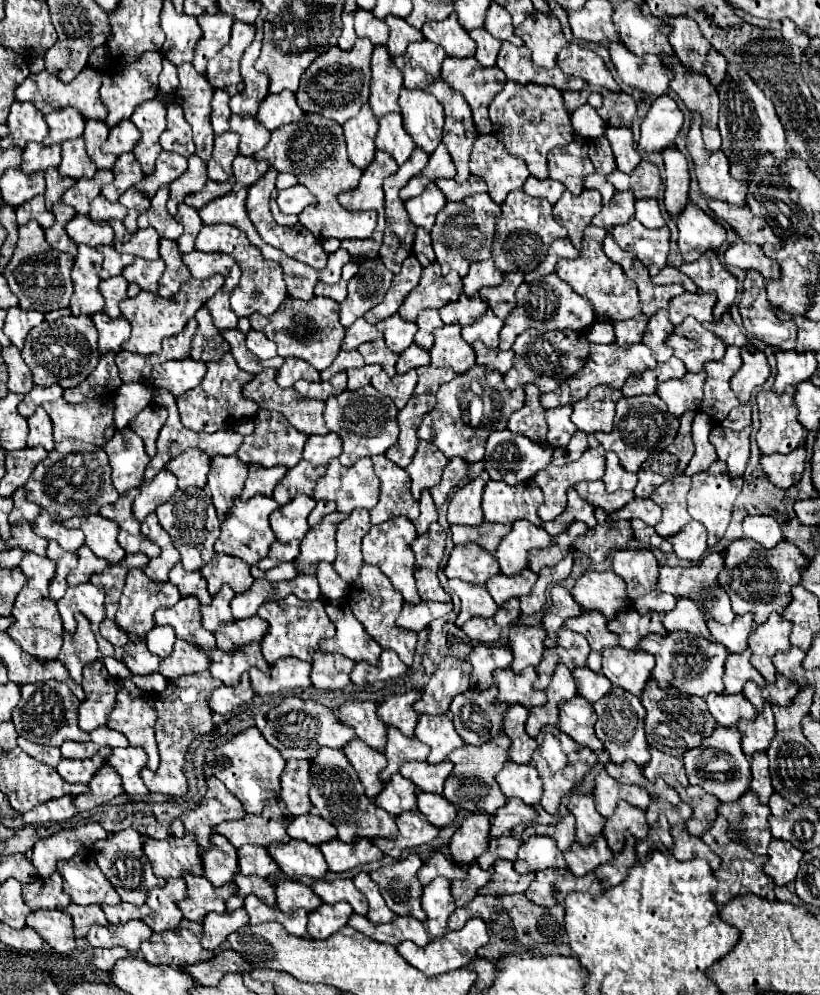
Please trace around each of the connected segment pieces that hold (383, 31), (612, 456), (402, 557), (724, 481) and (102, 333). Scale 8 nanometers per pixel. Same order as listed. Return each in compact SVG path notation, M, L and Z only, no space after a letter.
M358 9L354 13L354 29L358 37L366 37L372 45L386 45L388 41L388 25L374 17L374 13Z
M606 453L606 473L602 477L608 491L618 489L634 489L636 487L636 473L626 473L622 469L616 453Z
M394 517L382 525L374 525L368 535L362 539L362 555L364 555L364 563L366 565L374 565L378 567L382 573L386 573L386 577L392 581L392 587L396 591L402 593L404 601L410 605L418 605L420 597L416 591L416 583L414 583L414 553L410 549L410 543L416 539L416 529L412 525L410 519L406 517Z
M714 461L706 471L692 475L692 489L688 493L688 513L692 515L692 519L698 519L708 529L708 547L714 547L714 543L724 537L724 531L730 523L732 503L740 489L742 479L732 479L728 475L726 463L722 461Z
M96 313L92 321L98 329L98 353L120 353L130 337L130 323L126 317L120 315L118 319L110 319L106 313Z

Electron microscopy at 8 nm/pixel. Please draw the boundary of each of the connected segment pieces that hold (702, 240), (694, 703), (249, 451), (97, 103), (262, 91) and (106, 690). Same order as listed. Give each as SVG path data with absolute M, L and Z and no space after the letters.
M692 203L686 205L676 223L680 231L678 247L684 261L696 261L702 253L714 251L726 241L726 229Z
M650 679L646 683L646 689L644 689L640 701L646 709L646 739L648 739L650 747L654 747L666 755L672 755L672 757L682 759L686 751L696 749L702 743L702 739L712 735L714 729L718 727L718 723L710 715L708 705L702 697L684 695L684 693L668 693L668 691L660 689L654 679Z
M262 409L262 413L258 413L254 417L254 427L253 434L248 437L250 445L246 445L246 437L244 437L242 449L238 449L238 453L236 453L240 461L244 461L246 465L262 465L262 467L284 465L284 467L292 469L302 459L302 447L306 441L306 433L298 433L286 421L286 417L282 417L282 413Z
M86 67L74 81L70 83L62 83L56 77L50 77L50 73L40 71L36 75L26 77L14 91L16 101L30 101L34 103L44 115L58 111L58 109L66 109L66 107L74 107L82 113L84 119L96 119L96 121L104 121L106 119L106 109L102 109L102 101L98 97L98 89L100 89L100 71Z
M262 7L262 13L258 15L258 19L254 23L254 27L256 27L254 43L244 51L242 61L240 61L240 73L242 73L244 89L230 99L230 109L234 115L254 117L258 111L258 105L268 95L268 77L254 69L254 61L256 61L260 47L262 47L262 21L264 21L264 17L266 17L266 11Z
M96 661L86 669L84 681L82 681L86 701L78 707L80 717L80 729L90 733L98 727L104 727L108 723L108 717L114 709L118 681L114 681L108 673L102 661Z

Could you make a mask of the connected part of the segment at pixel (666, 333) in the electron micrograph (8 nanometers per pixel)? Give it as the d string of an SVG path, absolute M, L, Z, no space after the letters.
M660 309L658 313L654 313L654 317L650 317L650 321L646 325L642 343L652 349L652 355L658 363L664 363L666 359L672 357L670 347L666 345L666 339L670 337L672 329L674 329L674 325L670 323L666 309Z

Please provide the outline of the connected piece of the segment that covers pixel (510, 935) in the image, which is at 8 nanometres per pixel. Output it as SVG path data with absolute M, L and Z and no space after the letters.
M524 893L518 895L502 895L502 897L492 897L492 895L476 895L472 903L466 907L458 907L448 921L468 921L470 917L480 917L488 925L490 933L490 943L478 949L478 955L482 959L496 961L502 955L508 953L524 953L532 951L538 955L572 955L572 949L568 945L566 929L564 929L564 907L540 907L532 903Z

